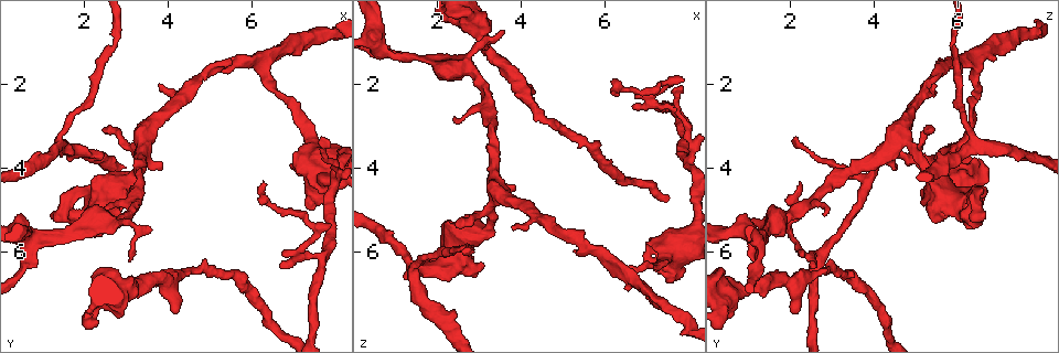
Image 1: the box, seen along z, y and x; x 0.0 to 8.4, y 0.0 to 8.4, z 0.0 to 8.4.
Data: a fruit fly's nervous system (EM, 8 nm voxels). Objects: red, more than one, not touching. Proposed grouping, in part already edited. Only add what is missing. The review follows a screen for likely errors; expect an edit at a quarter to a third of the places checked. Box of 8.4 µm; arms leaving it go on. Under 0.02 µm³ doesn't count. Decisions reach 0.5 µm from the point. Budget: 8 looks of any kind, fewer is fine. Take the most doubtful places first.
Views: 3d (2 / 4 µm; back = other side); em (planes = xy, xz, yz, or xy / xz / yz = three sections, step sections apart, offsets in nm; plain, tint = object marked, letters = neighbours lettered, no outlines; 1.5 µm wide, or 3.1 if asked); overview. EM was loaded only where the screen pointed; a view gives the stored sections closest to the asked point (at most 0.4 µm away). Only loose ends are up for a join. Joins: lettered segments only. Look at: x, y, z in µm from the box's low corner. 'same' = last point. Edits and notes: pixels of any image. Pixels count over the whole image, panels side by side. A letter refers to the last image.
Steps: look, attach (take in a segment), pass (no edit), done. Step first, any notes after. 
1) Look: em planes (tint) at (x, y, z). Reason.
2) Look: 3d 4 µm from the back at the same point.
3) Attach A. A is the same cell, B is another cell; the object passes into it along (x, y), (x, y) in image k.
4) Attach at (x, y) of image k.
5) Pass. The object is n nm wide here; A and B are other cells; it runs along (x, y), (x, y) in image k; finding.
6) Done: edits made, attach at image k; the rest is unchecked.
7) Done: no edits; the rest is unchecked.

Look: em planes (letters) at (6.25, 4.45, 2.30). Tapers out.

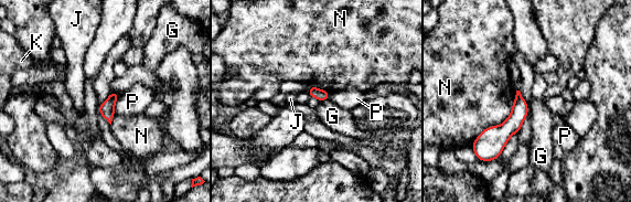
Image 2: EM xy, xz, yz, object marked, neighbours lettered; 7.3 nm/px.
Pass. The object is 80 nm wide here; G, J, K, N and P are other cells; a border runs along (327, 99), (320, 103) in image 2; none of them fits.

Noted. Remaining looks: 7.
Look: em planes (letters) at (7.65, 3.25, 2.10). Tapers out.

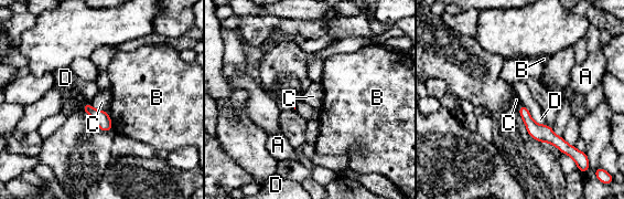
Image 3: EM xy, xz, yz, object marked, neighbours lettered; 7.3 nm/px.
Pass. A, B, C and D are other cells; it runs along (522, 107), (540, 133), (568, 147) in image 3; none of them fits.

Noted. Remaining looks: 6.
Look: 3d 2 µm at (3.85, 2.05, 5.45). Thin end.

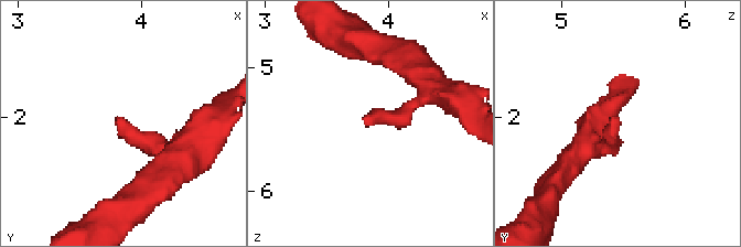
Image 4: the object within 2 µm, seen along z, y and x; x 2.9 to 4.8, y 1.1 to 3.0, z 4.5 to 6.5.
Look: em xy step 4 (tint) at (3.82, 2.06, 5.46). Shape alone is not enough.

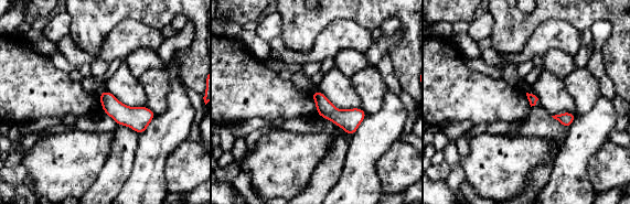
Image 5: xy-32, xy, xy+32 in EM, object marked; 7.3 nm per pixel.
Look: em planes (letters) at the same point.

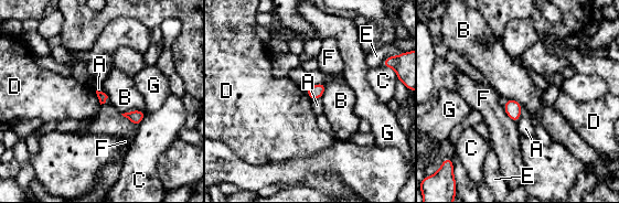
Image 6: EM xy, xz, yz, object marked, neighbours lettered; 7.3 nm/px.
Pass. A, B, C, D, E, F and G are other cells; a border runs along (95, 91), (100, 104) in image 6; none of them fits.

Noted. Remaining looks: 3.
Done: no edits; the rest is unchecked.

